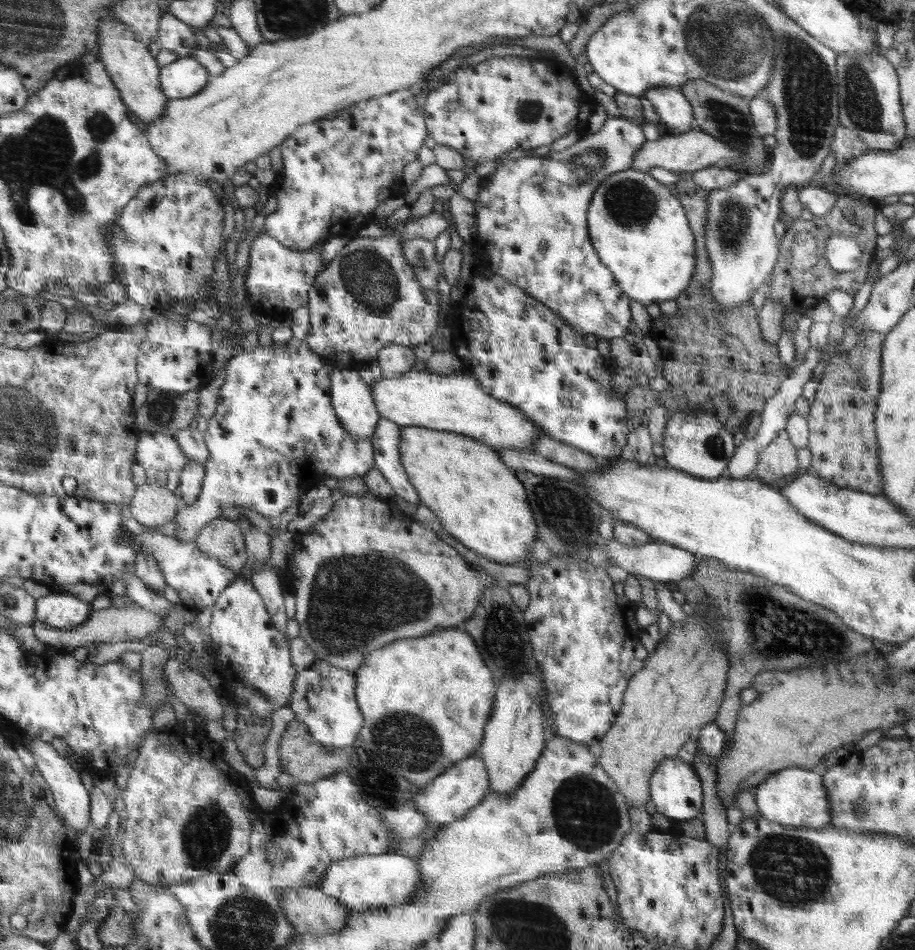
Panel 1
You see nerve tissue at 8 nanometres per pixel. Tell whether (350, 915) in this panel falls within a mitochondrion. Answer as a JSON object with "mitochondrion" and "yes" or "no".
{"mitochondrion":"no"}

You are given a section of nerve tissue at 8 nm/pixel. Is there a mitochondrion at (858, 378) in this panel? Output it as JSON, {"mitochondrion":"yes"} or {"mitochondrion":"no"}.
{"mitochondrion":"yes"}

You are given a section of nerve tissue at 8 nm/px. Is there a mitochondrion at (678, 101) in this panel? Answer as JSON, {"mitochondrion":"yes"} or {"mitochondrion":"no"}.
{"mitochondrion":"no"}

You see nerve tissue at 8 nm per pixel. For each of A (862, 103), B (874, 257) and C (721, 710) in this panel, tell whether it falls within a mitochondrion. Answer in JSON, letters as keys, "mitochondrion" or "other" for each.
{"A":"mitochondrion","B":"other","C":"other"}

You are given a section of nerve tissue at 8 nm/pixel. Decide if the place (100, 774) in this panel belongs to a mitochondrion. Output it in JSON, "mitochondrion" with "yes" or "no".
{"mitochondrion":"no"}

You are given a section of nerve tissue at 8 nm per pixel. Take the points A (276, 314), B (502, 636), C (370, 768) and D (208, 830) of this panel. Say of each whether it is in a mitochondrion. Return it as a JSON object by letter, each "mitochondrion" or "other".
{"A":"other","B":"mitochondrion","C":"mitochondrion","D":"mitochondrion"}

